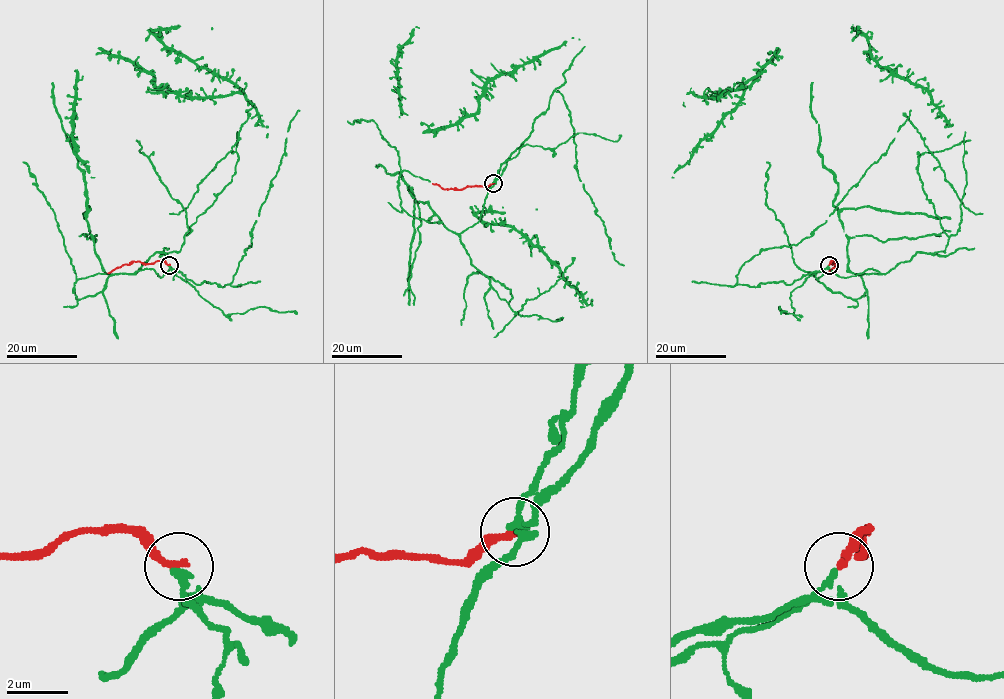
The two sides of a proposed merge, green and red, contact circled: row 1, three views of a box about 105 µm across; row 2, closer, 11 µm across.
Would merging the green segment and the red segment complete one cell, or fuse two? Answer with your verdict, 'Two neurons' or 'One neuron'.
One neuron

